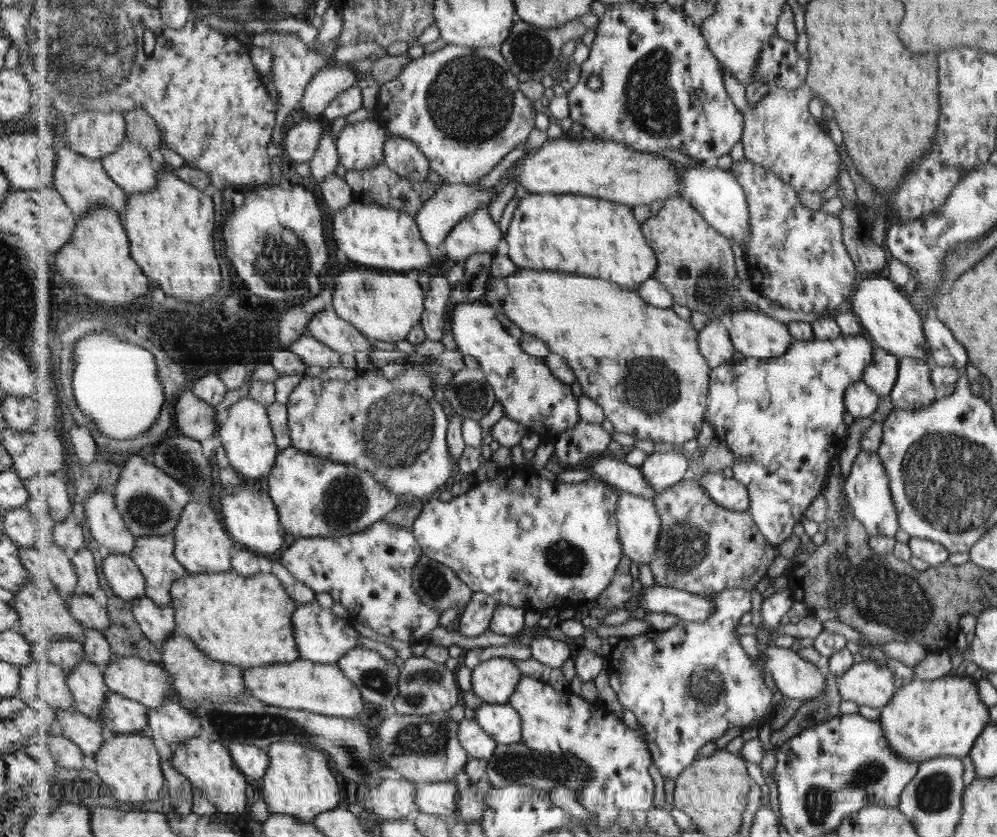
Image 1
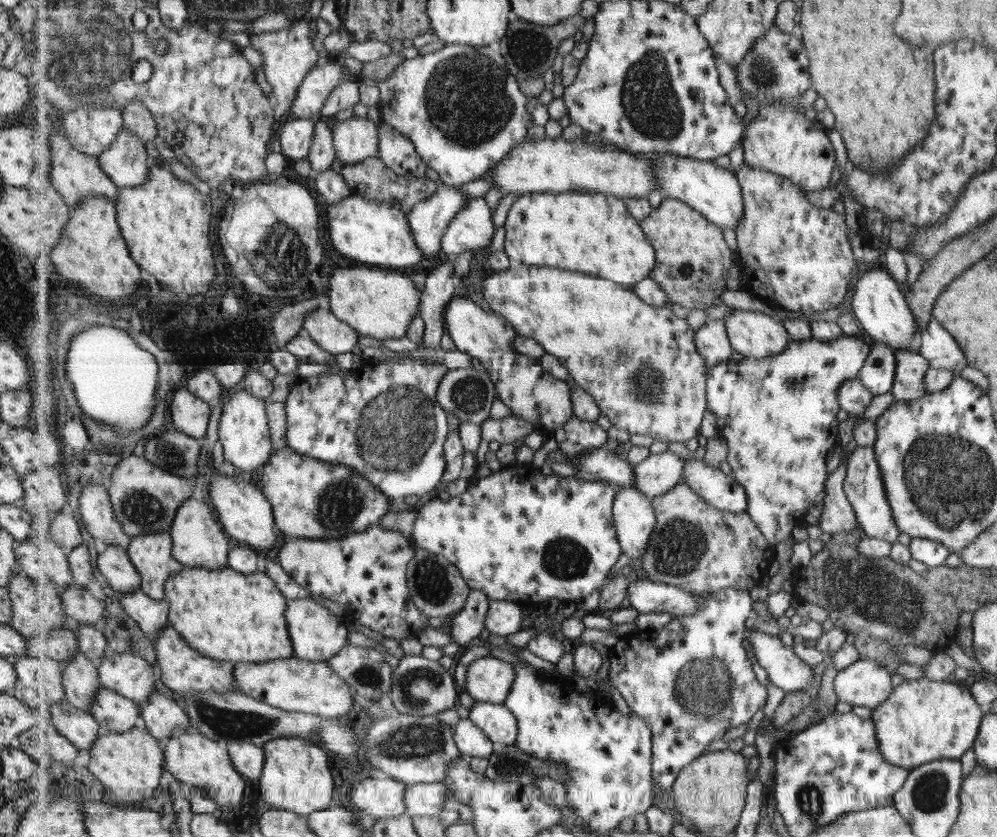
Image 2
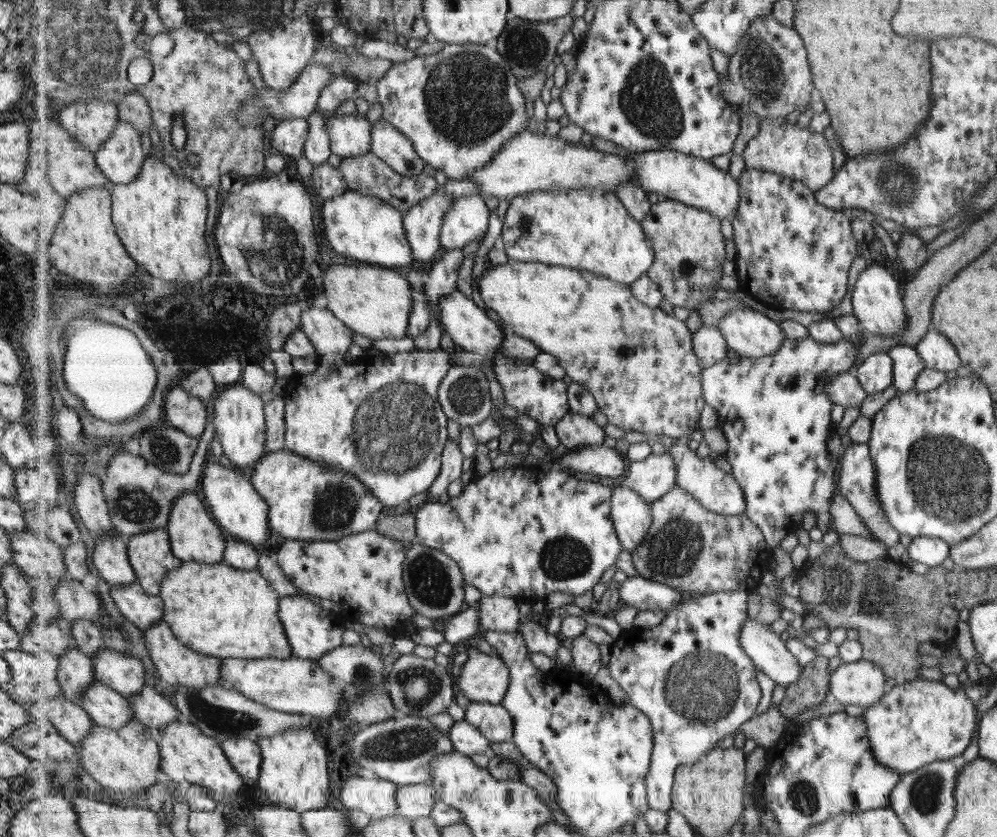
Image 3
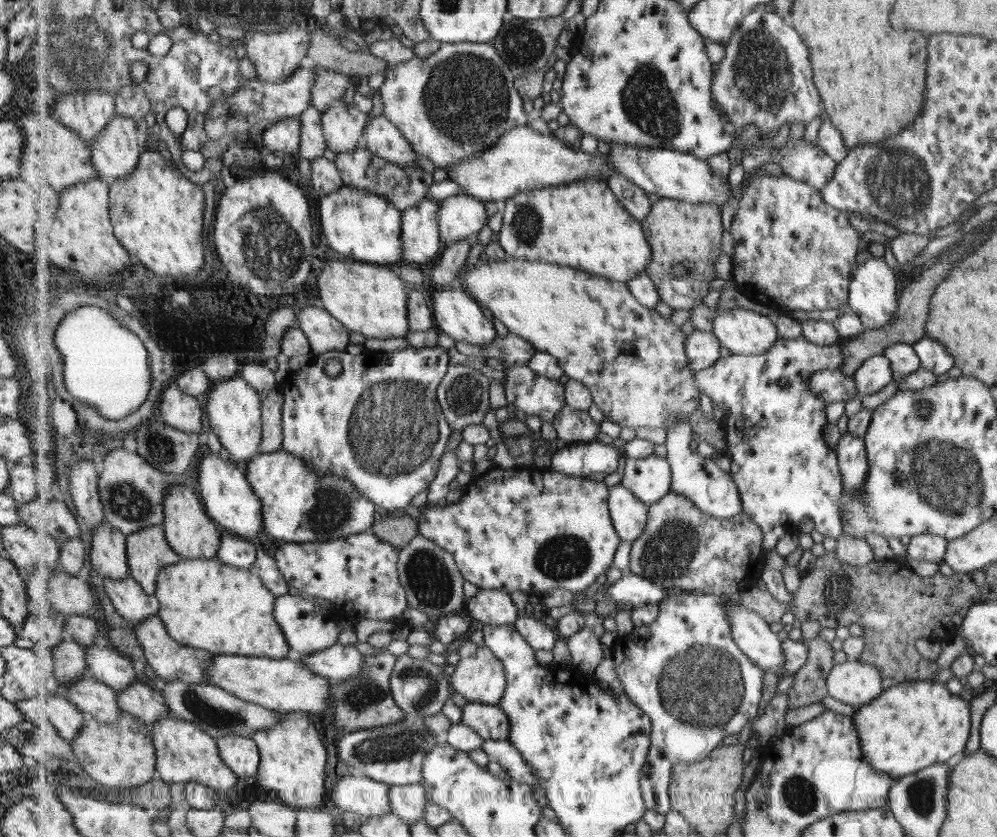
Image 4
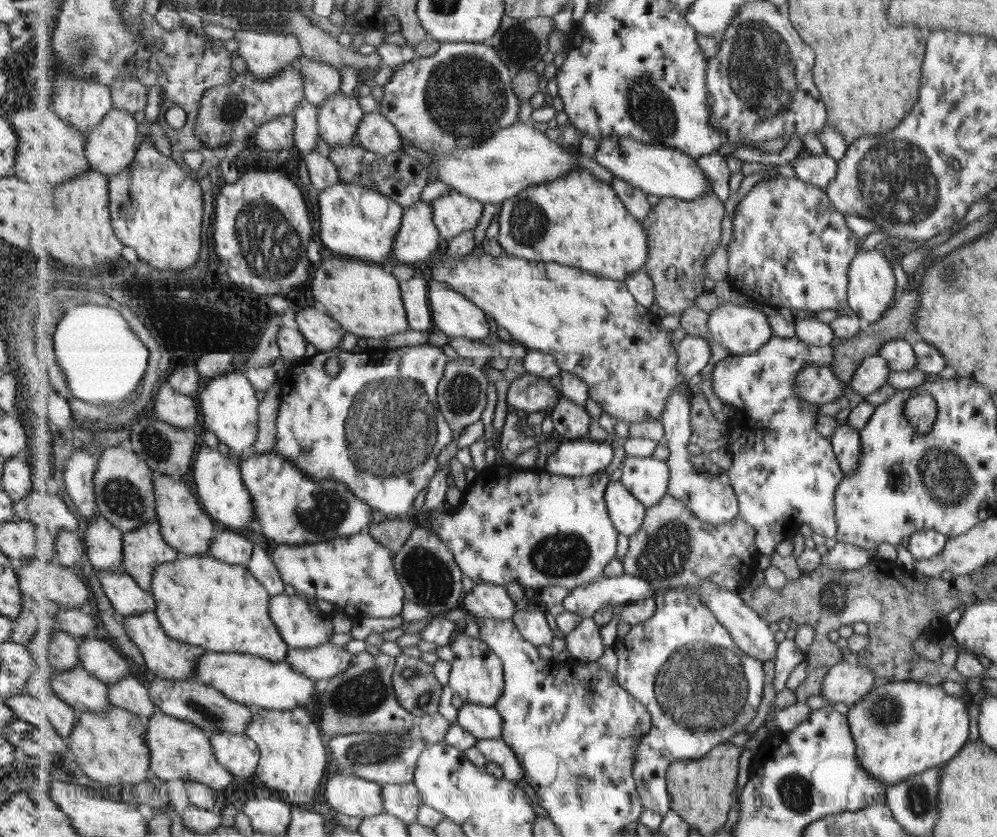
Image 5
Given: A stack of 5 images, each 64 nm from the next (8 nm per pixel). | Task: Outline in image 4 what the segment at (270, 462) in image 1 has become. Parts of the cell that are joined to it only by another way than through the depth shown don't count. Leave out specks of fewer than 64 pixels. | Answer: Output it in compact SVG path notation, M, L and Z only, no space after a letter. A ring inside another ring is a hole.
M239 375L213 382L206 396L206 413L211 430L220 438L222 446L229 452L230 460L239 465L246 464L259 455L264 424L262 423L261 396L246 380Z

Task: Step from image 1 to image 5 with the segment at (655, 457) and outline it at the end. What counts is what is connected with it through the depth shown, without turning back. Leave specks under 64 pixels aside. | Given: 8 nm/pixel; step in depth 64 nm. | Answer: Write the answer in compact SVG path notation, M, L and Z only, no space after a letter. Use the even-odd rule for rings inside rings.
M628 455L621 469L621 481L647 508L657 506L668 495L670 468L667 460Z

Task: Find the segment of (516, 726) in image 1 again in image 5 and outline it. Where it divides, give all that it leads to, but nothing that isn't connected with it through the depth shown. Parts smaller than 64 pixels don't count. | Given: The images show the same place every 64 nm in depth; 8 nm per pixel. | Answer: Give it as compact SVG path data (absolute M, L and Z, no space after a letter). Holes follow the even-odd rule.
M464 703L458 712L458 724L479 739L499 740L505 730L505 721L497 708L481 704Z

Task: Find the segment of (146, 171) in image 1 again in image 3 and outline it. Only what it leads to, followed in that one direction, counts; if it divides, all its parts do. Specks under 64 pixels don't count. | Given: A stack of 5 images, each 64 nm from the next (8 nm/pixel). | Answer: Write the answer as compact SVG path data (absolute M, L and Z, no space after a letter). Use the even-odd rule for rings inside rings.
M119 121L109 140L94 155L98 167L114 185L133 182L147 158L143 154L141 132L129 121Z

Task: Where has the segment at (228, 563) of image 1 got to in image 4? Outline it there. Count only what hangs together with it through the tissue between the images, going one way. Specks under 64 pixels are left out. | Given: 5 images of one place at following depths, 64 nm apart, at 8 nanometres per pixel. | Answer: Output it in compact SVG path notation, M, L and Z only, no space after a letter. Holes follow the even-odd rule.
M181 483L168 488L164 498L166 539L175 551L188 559L216 559L223 529L209 516L202 497L189 484Z

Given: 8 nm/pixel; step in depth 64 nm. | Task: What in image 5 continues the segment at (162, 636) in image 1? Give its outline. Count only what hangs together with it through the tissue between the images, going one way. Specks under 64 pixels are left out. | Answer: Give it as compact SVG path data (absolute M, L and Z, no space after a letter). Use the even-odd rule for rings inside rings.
M125 570L98 571L98 579L119 614L140 615L156 610L156 600L152 591L146 591Z

